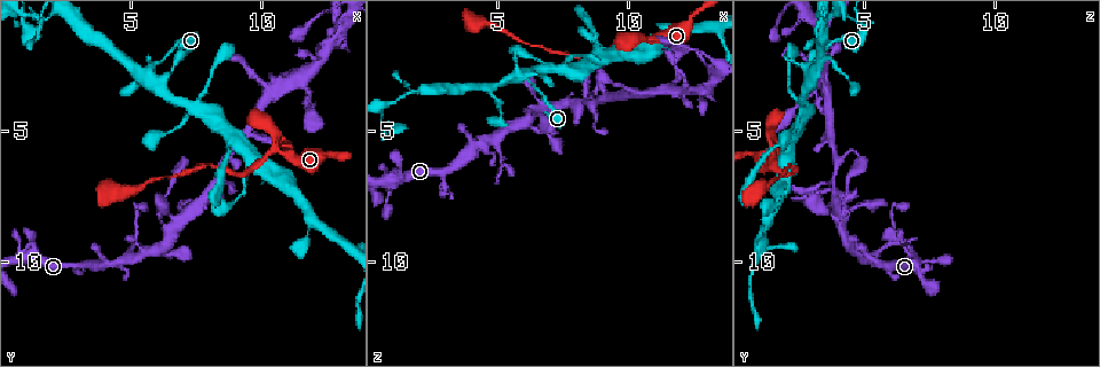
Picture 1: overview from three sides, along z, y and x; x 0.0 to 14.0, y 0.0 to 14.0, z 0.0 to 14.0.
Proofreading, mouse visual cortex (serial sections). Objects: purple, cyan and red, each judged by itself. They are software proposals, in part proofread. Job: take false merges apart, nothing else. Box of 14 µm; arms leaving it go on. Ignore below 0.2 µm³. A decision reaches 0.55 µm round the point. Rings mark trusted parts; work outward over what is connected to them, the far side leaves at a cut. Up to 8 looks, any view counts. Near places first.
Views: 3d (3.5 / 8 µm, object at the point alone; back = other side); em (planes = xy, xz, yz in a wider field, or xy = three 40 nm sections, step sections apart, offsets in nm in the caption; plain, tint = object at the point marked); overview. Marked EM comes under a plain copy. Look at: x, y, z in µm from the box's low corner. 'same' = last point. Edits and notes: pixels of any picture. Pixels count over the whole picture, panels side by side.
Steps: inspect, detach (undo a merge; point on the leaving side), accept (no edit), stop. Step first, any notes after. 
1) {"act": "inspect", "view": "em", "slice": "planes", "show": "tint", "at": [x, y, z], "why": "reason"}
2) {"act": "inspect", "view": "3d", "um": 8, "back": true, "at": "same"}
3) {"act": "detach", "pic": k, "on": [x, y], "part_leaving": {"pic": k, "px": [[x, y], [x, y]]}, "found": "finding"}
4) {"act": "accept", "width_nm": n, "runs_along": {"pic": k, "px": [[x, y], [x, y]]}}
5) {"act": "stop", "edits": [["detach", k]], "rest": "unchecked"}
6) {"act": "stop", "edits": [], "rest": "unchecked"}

{"act": "inspect", "view": "3d", "um": 3.5, "at": [10.5, 5.8, 1.6], "why": "a fork"}

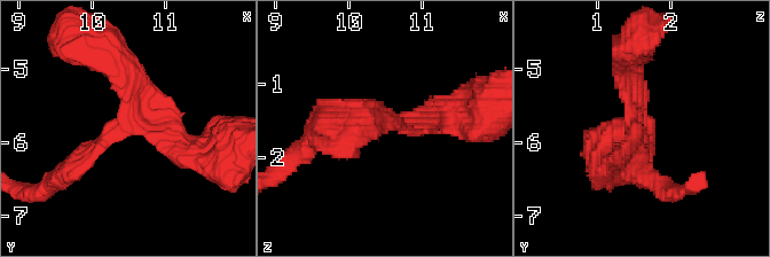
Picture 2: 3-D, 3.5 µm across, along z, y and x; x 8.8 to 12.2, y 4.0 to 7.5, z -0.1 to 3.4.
{"act": "inspect", "view": "em", "slice": "xy", "step": 3, "show": "tint", "at": [10.55, 5.75, 1.50], "arms": 3, "arm_widths_nm": [150, 250, 250]}

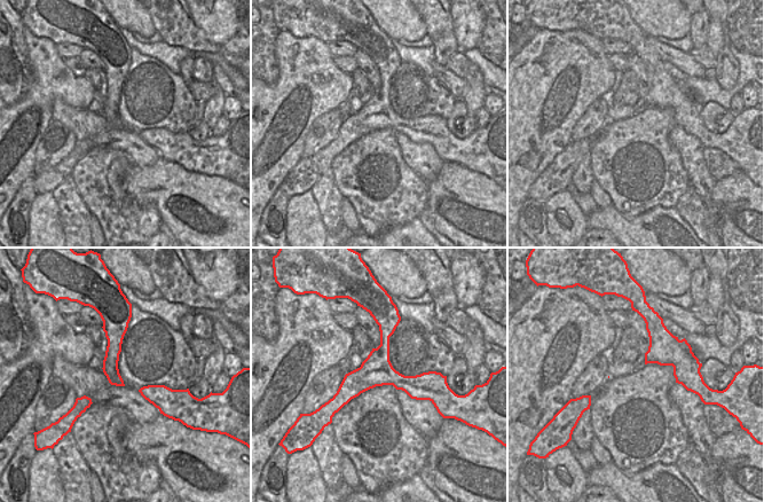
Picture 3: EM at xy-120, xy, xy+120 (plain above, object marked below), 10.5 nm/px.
{"act": "inspect", "view": "em", "slice": "planes", "show": "tint", "at": "same", "why": "cut it another way"}

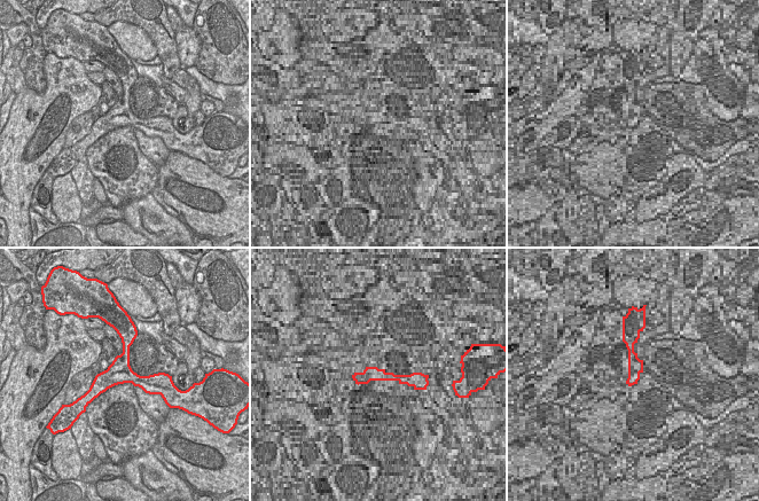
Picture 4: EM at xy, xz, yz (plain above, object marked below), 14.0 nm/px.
{"act": "accept", "runs_along": {"pic": 4, "px": [[125, 339], [122, 363], [92, 396]]}, "found": "continuous, no second cell"}

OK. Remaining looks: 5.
{"act": "inspect", "view": "em", "slice": "xy", "step": 3, "show": "tint", "at": [4.3, 10.0, 5.5], "why": "narrows sharply"}

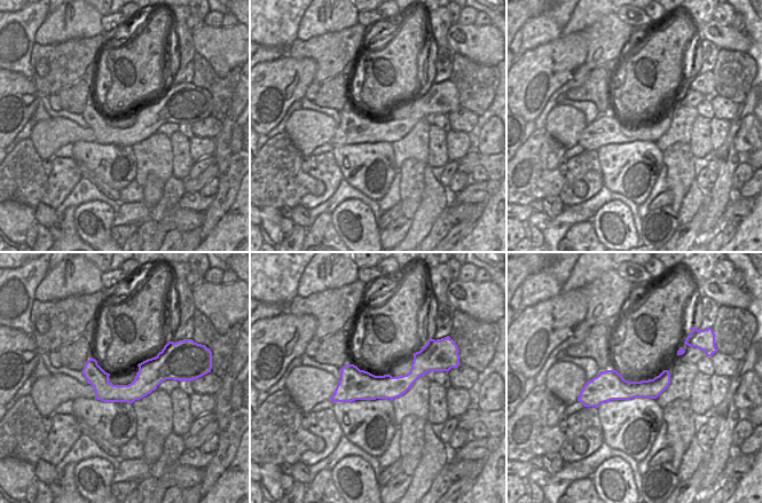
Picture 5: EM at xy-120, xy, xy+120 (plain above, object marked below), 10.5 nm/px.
{"act": "inspect", "view": "3d", "um": 3.5, "at": "same", "why": "wider look"}

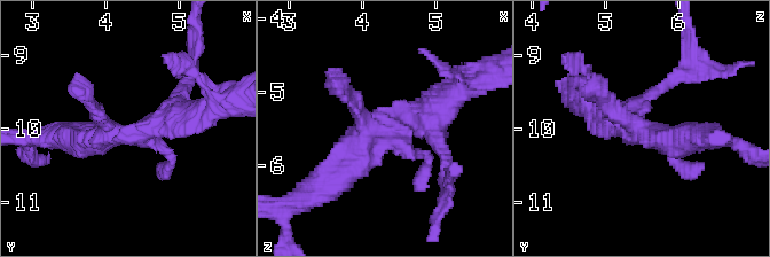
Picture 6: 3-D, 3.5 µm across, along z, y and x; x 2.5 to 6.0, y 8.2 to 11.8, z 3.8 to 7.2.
{"act": "accept", "width_nm": 320, "runs_along": {"pic": 5, "px": [[426, 369], [335, 399]]}, "found": "all the same cell"}

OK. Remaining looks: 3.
{"act": "inspect", "view": "3d", "um": 3.5, "at": [8.3, 6.8, 3.8], "why": "thin neck"}

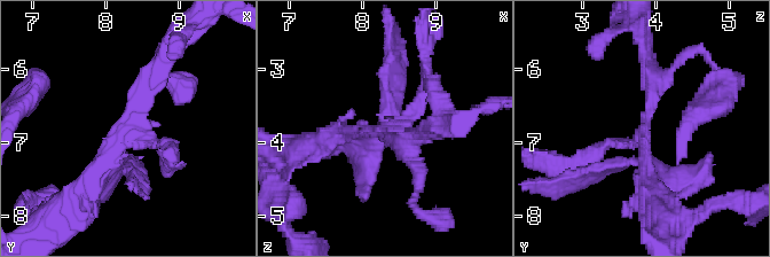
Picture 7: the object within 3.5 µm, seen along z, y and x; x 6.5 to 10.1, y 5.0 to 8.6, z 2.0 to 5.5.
{"act": "inspect", "view": "em", "slice": "xy", "step": 1, "show": "tint", "at": [8.35, 6.75, 3.85]}

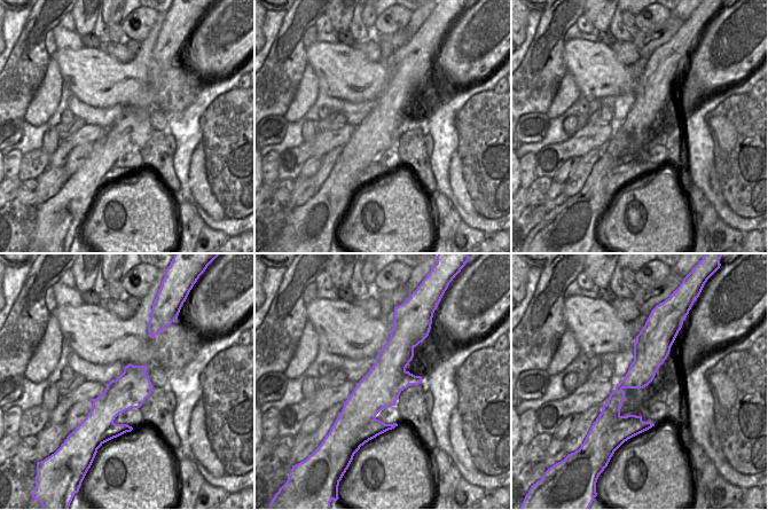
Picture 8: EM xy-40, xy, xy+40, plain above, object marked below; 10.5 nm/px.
{"act": "accept", "width_nm": 420, "runs_along": {"pic": 8, "px": [[647, 332], [616, 398], [633, 431]]}, "found": "one cell here"}

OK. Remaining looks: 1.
{"act": "stop", "edits": [], "rest": "unchecked"}

